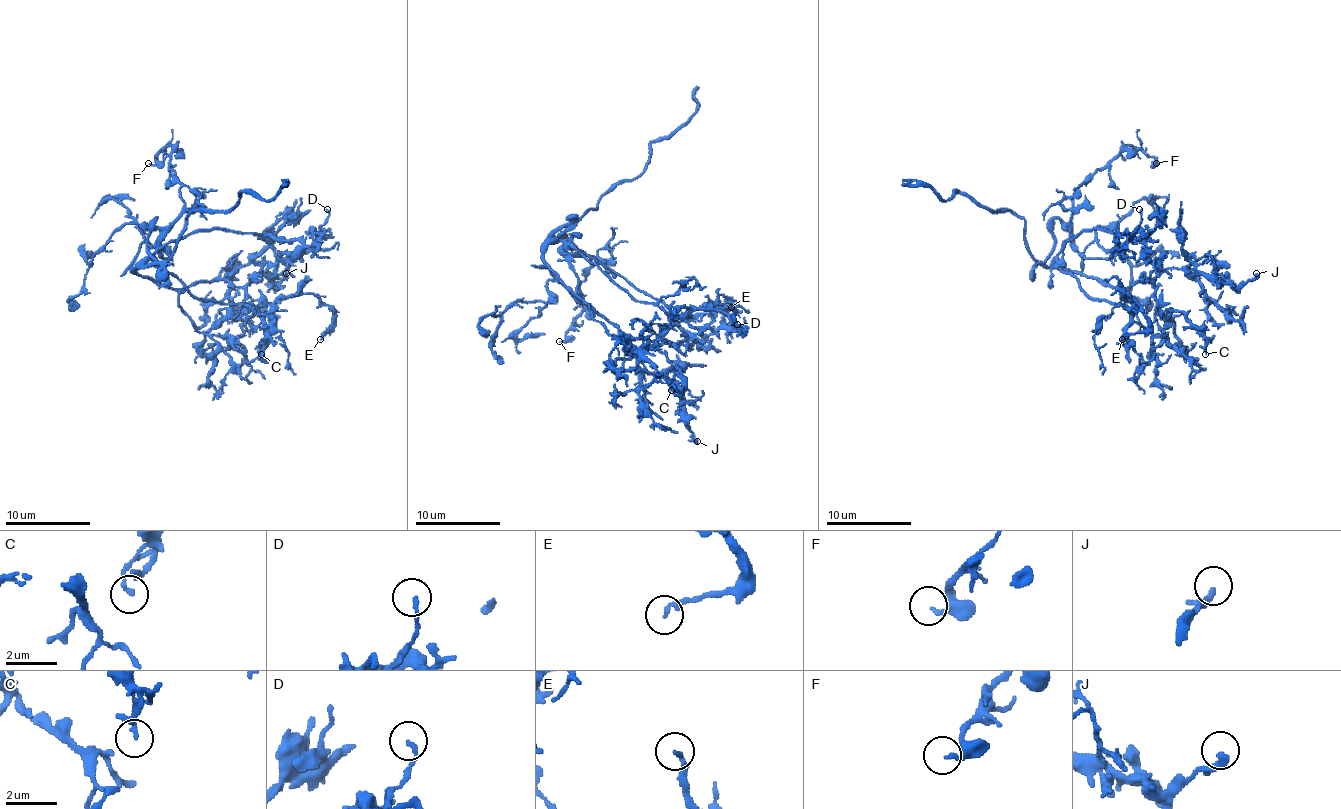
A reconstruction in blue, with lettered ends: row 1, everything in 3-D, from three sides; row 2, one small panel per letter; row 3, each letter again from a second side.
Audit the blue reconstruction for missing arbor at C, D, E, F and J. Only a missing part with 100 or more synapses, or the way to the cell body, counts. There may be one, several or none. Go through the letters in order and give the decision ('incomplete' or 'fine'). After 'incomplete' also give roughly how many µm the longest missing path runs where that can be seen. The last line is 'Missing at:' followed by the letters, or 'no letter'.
C: fine
D: fine
E: fine
F: fine
J: fine
Missing at: no letter

